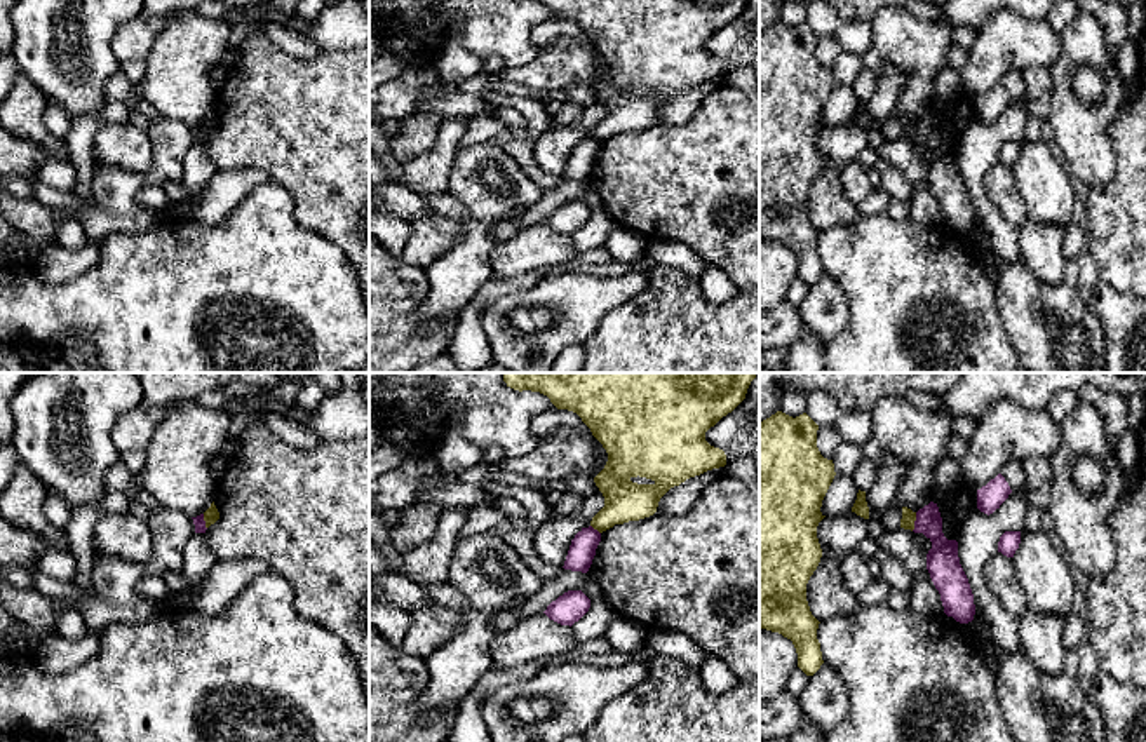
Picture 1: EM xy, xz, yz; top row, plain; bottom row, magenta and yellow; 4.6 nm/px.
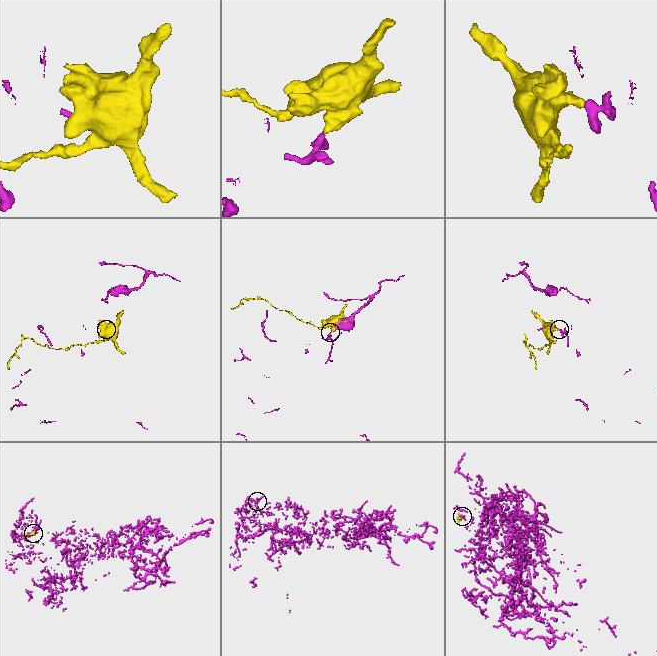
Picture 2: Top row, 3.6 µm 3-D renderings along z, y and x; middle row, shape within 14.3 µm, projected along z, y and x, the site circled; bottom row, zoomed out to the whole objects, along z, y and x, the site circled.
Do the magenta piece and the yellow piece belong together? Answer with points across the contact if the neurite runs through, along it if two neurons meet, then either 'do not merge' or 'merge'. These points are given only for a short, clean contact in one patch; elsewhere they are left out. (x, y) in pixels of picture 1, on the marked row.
border yz (916, 512), (911, 530); do not merge

